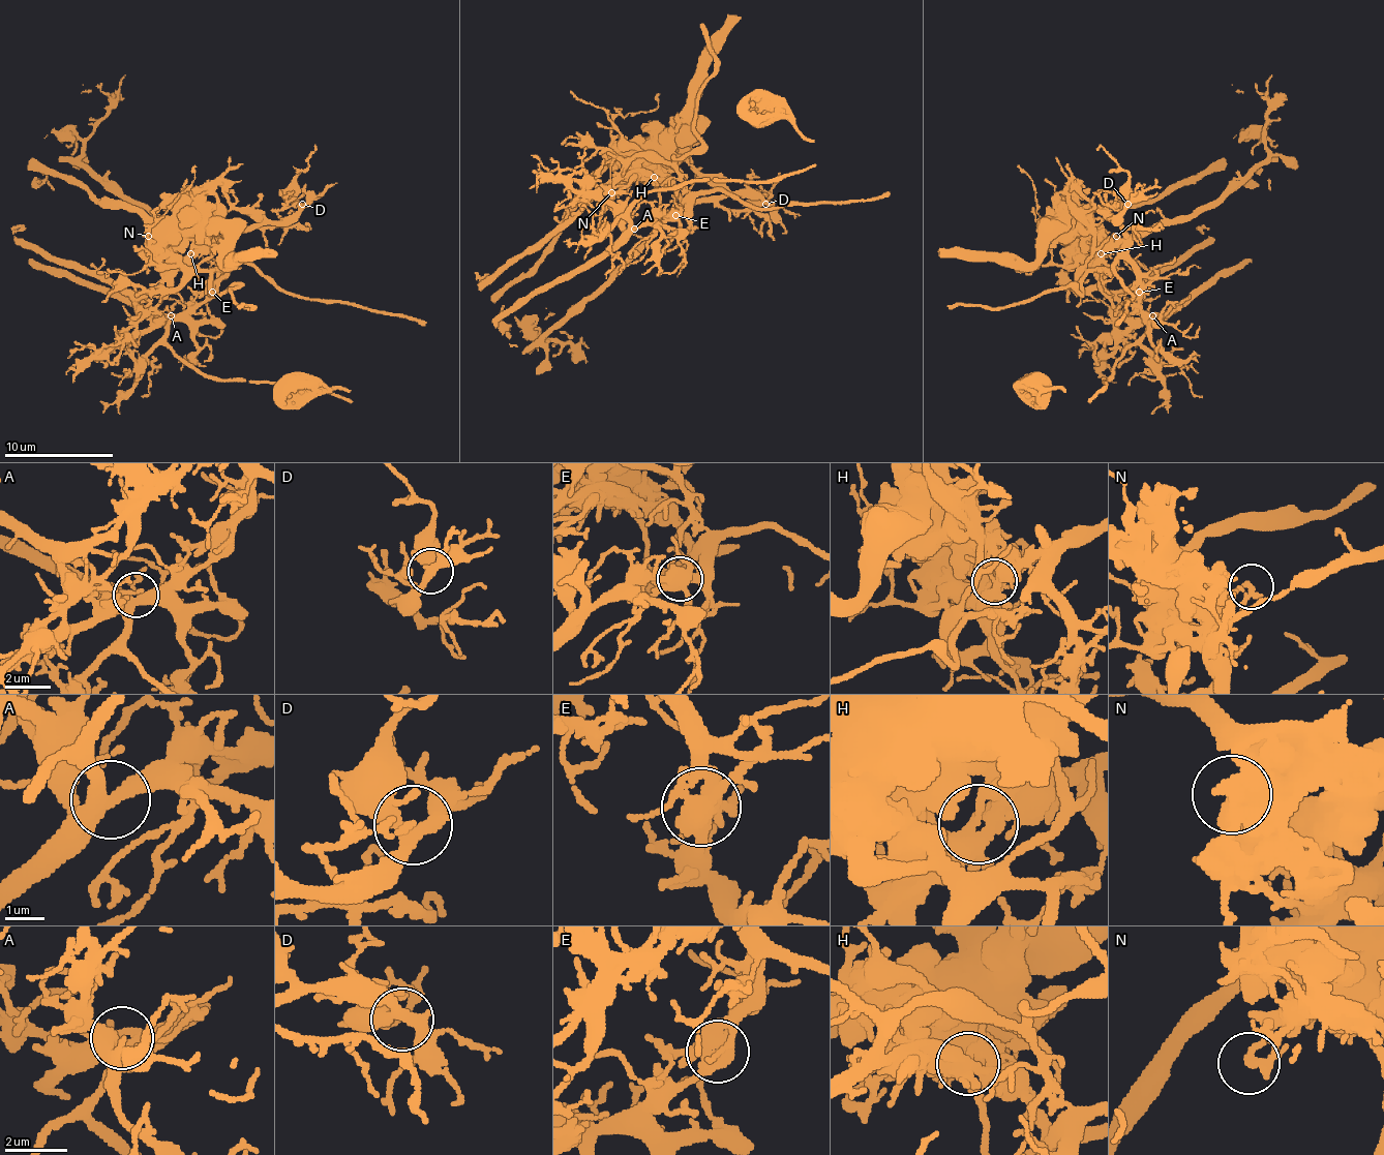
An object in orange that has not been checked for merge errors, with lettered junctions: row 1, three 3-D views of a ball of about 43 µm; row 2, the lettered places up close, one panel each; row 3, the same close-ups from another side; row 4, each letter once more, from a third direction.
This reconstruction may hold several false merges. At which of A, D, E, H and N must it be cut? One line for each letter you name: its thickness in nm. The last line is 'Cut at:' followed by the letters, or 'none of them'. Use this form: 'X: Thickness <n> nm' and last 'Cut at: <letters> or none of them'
E: Thickness 480 nm
H: Thickness 340 nm
N: Thickness 190 nm
Cut at: E, H, N

